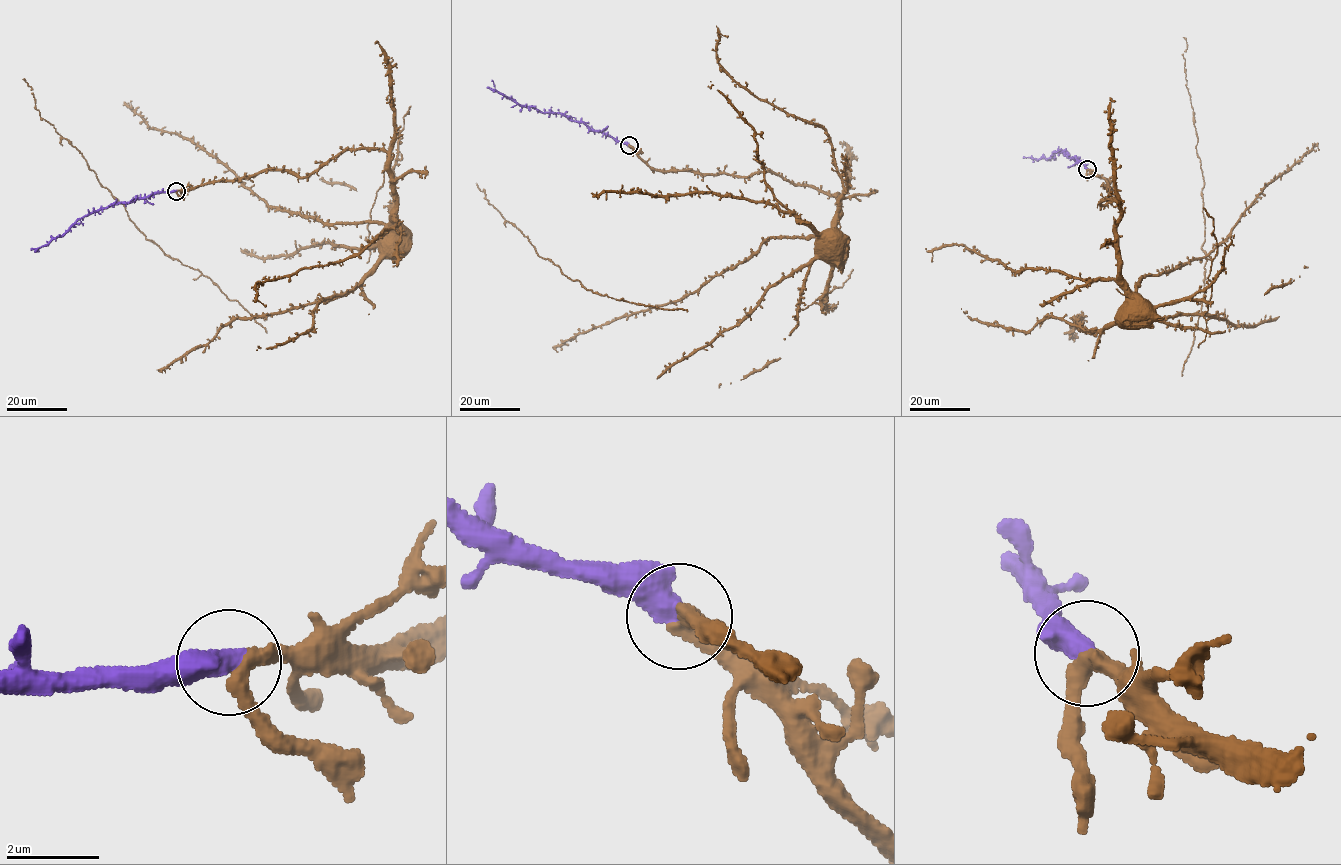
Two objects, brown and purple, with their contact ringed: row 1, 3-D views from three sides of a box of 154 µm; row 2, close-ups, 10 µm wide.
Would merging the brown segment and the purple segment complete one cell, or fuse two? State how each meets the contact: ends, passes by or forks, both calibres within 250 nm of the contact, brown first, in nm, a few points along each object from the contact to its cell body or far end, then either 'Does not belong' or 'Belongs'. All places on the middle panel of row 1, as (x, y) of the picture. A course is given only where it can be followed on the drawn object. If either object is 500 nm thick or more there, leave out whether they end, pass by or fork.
Thickness 400 nm (brown) against 550 nm. Course of brown: (629, 145), (651, 167), (660, 170), (747, 177), (769, 171), (797, 184), (837, 195), (836, 237). Course of purple: (628, 145), (560, 114), (544, 112), (516, 103), (494, 88), (492, 80). Belongs

